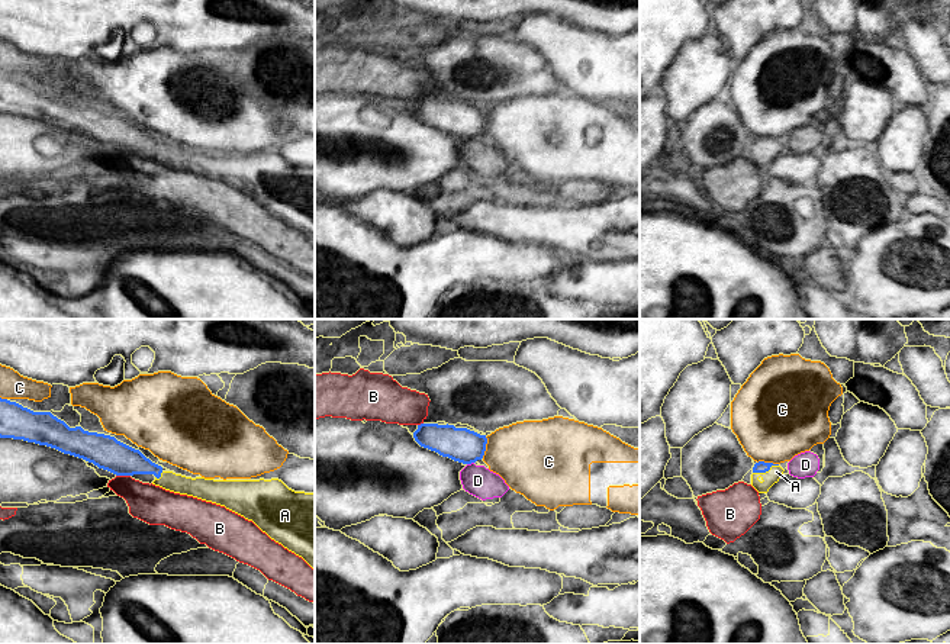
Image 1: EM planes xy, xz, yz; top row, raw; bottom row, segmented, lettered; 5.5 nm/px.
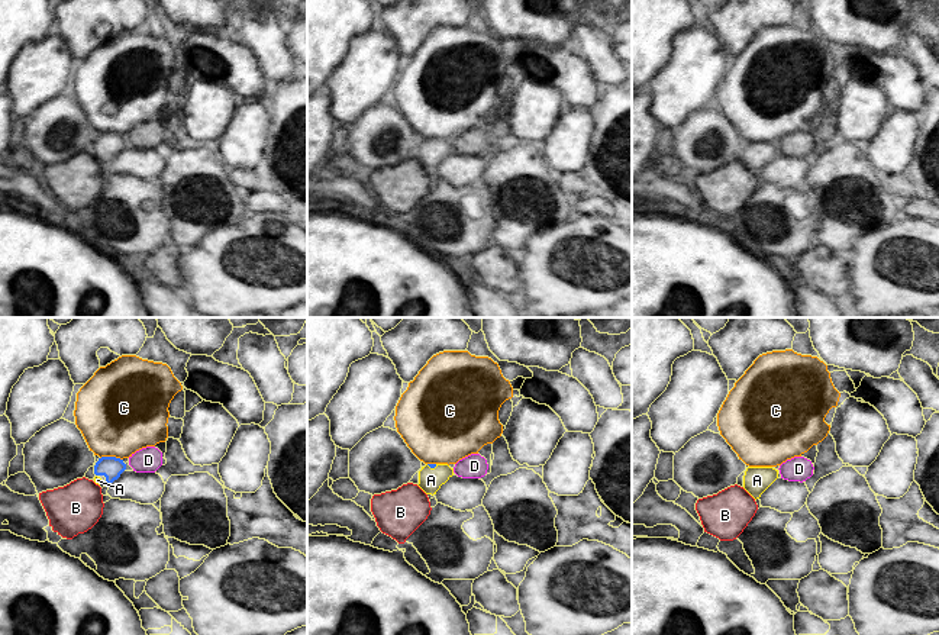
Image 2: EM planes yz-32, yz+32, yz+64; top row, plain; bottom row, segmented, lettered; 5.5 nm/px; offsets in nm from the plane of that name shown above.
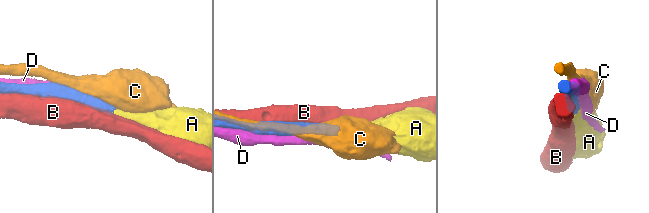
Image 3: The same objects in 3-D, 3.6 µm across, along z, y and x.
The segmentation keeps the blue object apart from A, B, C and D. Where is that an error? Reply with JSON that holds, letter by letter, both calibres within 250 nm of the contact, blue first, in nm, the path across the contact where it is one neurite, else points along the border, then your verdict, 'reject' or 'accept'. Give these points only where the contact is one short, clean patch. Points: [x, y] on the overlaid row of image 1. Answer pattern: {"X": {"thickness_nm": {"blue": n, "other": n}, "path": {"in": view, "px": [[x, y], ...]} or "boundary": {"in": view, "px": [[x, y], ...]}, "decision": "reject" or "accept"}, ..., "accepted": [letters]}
{"A": {"thickness_nm": {"blue": 60, "other": 80}, "path": {"in": "yz", "px": [[759, 467], [765, 472], [776, 472]]}, "decision": "accept"}, "B": {"thickness_nm": {"blue": 190, "other": 220}, "decision": "reject"}, "C": {"thickness_nm": {"blue": 190, "other": 380}, "decision": "reject"}, "D": {"thickness_nm": {"blue": 190, "other": 170}, "decision": "reject"}, "accepted": ["A"]}

